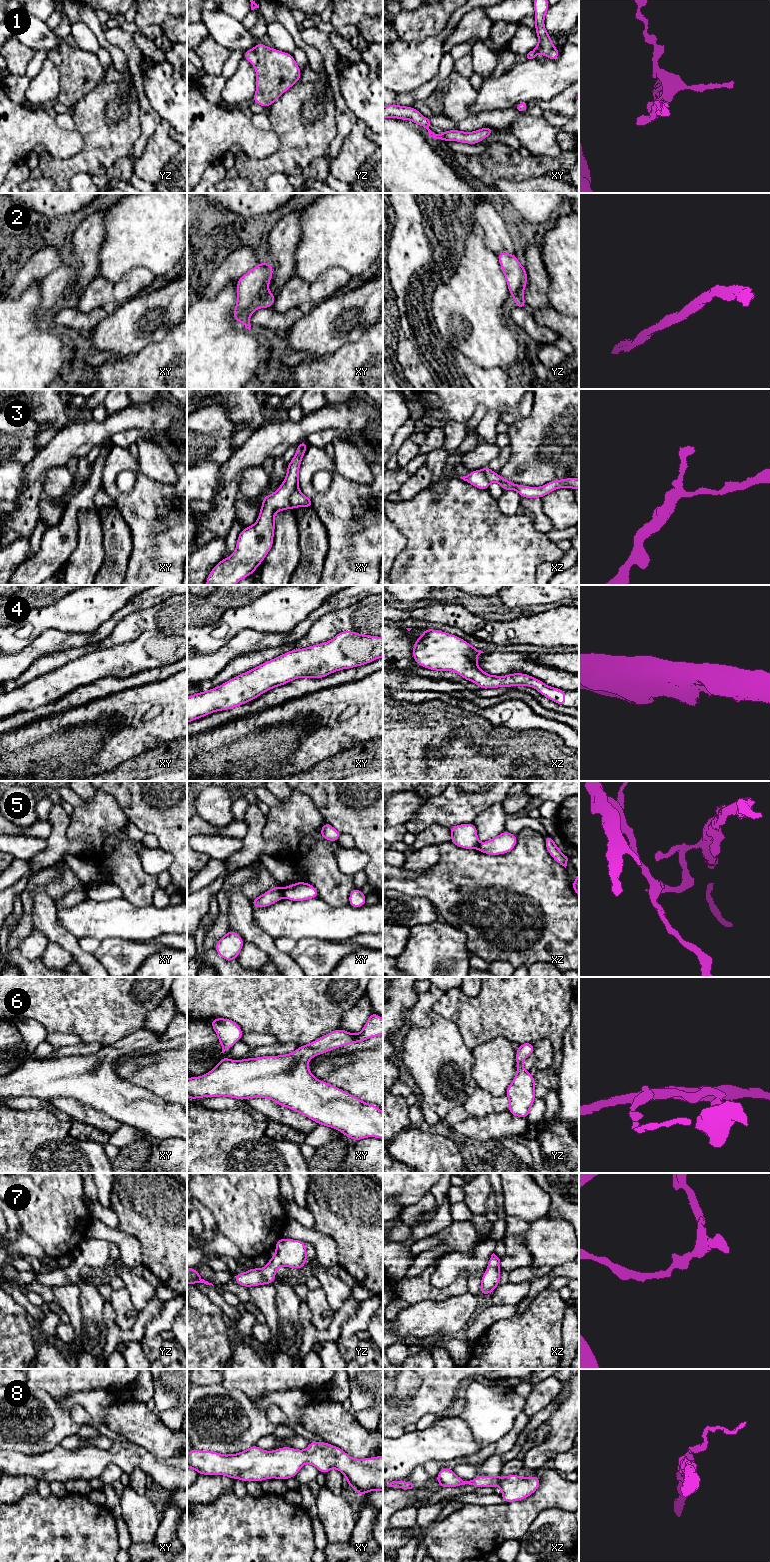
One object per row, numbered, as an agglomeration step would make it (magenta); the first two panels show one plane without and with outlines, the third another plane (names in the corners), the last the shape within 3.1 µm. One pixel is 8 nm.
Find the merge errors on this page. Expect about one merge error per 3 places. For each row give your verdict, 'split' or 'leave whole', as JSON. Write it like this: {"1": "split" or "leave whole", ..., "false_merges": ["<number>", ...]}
{"1": "leave whole", "2": "leave whole", "3": "split", "4": "leave whole", "5": "split", "6": "leave whole", "7": "leave whole", "8": "leave whole", "false_merges": ["3", "5"]}

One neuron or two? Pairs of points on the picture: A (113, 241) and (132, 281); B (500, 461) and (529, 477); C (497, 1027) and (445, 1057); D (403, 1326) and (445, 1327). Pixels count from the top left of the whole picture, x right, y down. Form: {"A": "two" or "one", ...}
{"A": "two", "B": "two", "C": "two", "D": "one"}

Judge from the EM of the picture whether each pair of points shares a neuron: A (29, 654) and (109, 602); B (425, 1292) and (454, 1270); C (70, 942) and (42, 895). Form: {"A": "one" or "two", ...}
{"A": "two", "B": "two", "C": "one"}

